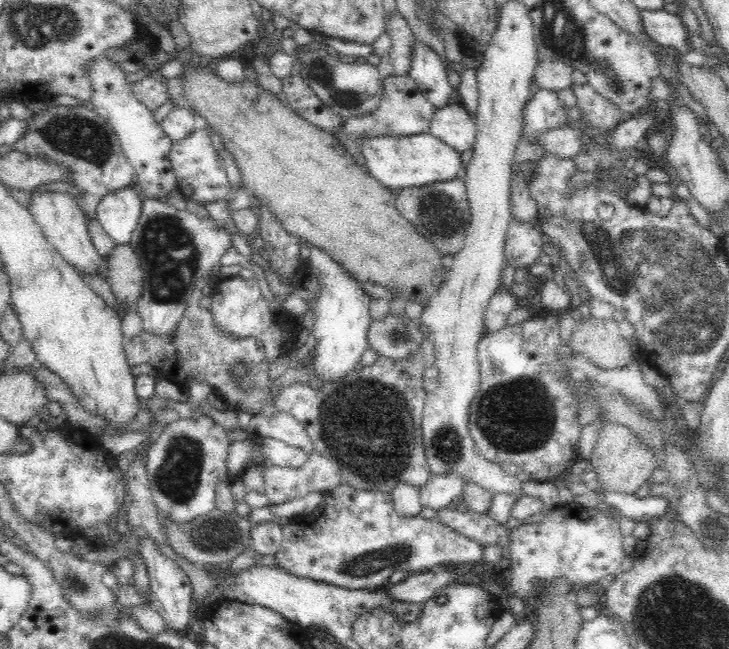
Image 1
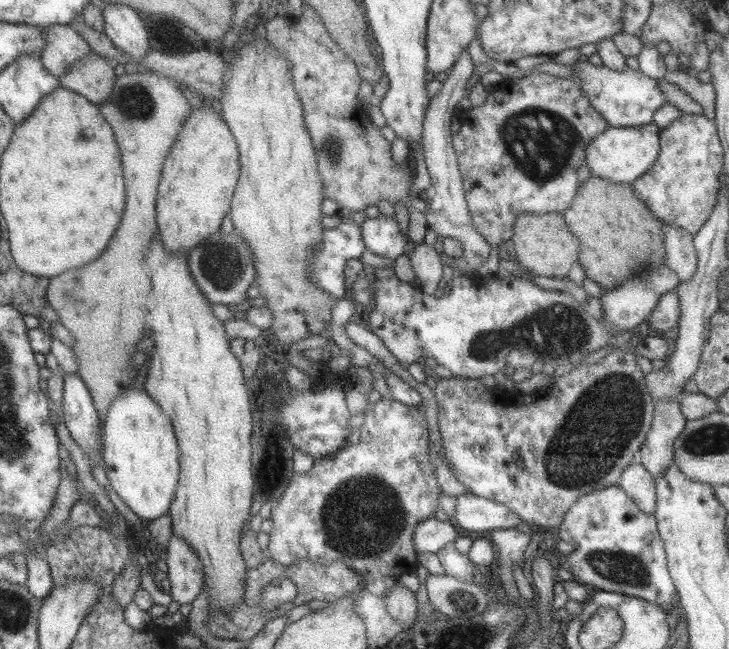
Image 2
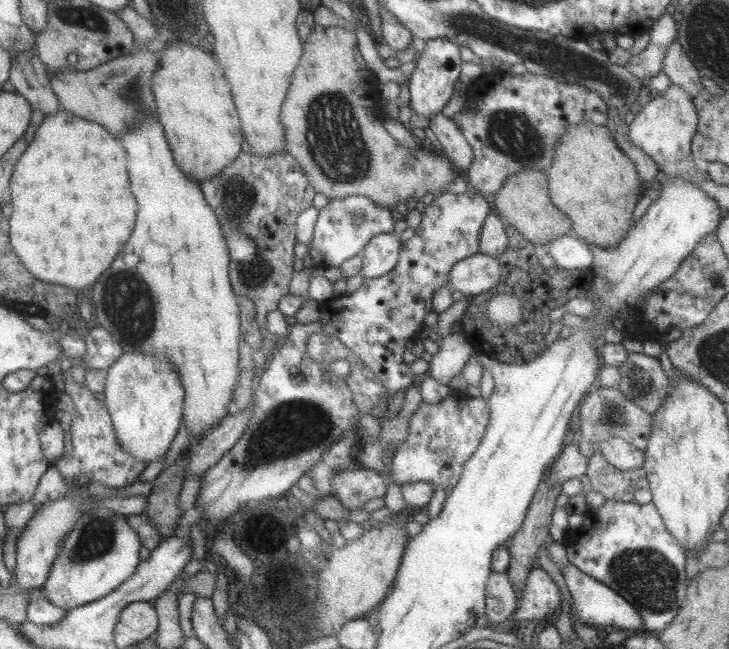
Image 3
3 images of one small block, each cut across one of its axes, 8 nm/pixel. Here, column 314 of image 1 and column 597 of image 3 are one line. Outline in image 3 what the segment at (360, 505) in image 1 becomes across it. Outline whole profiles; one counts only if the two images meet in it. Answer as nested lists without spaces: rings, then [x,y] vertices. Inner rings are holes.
[[[605,499],[595,510],[587,509],[583,514],[581,525],[571,529],[563,537],[569,562],[583,574],[605,583],[611,590],[620,594],[632,604],[643,619],[647,633],[652,630],[662,631],[681,608],[688,585],[685,579],[685,554],[682,546],[669,534],[664,527],[660,515],[653,502],[635,504],[634,502]]]

